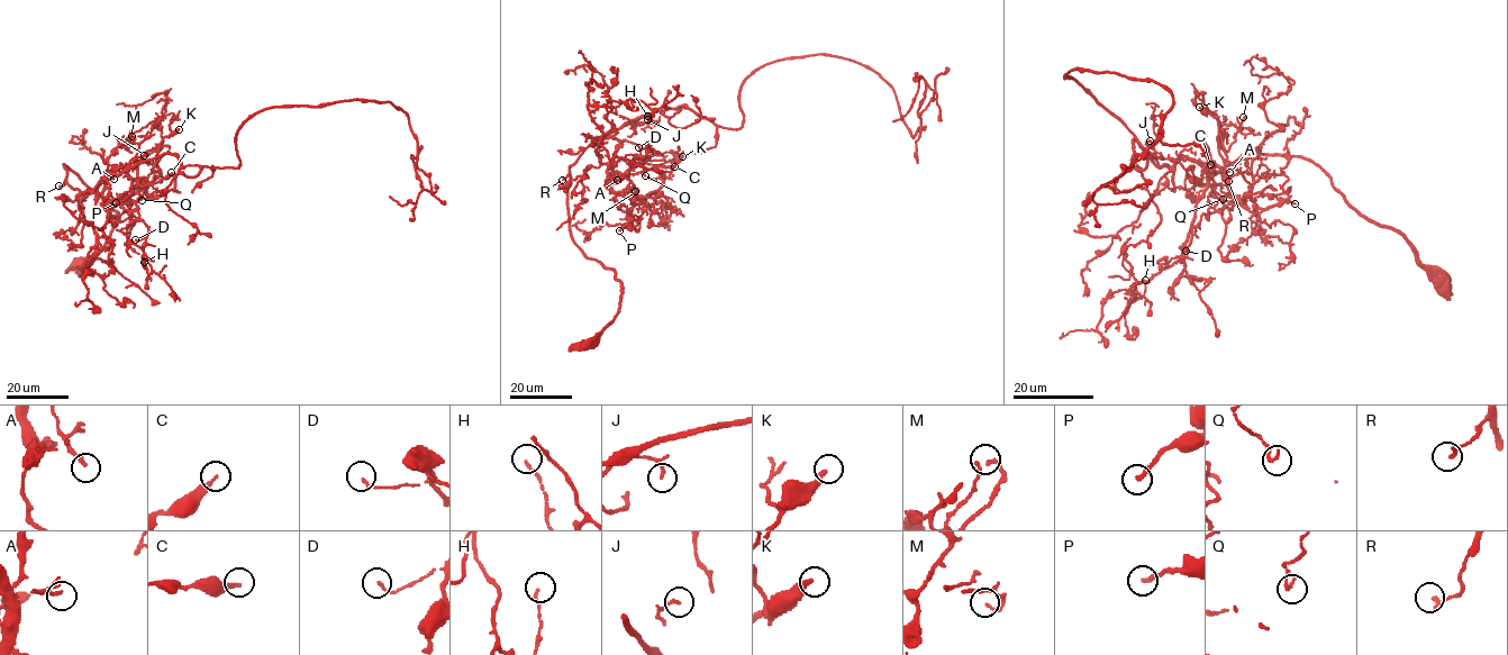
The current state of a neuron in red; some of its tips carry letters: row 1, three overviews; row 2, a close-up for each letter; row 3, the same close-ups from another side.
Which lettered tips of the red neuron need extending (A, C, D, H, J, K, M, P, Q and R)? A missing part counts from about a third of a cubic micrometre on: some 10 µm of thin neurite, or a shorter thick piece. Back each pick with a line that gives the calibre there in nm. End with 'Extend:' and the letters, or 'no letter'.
P: 200 nm thick
Extend: P

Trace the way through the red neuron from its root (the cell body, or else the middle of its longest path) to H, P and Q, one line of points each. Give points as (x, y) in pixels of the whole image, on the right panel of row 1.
H: (1444, 285), (1313, 162), (1260, 153), (1189, 189), (1172, 167), (1160, 179), (1122, 247), (1143, 297), (1145, 280)
P: (1444, 285), (1305, 157), (1242, 154), (1189, 189), (1174, 188), (1173, 166), (1214, 164), (1261, 208), (1295, 203)
Q: (1444, 285), (1300, 156), (1242, 154), (1189, 189), (1173, 166), (1218, 166), (1223, 199)

